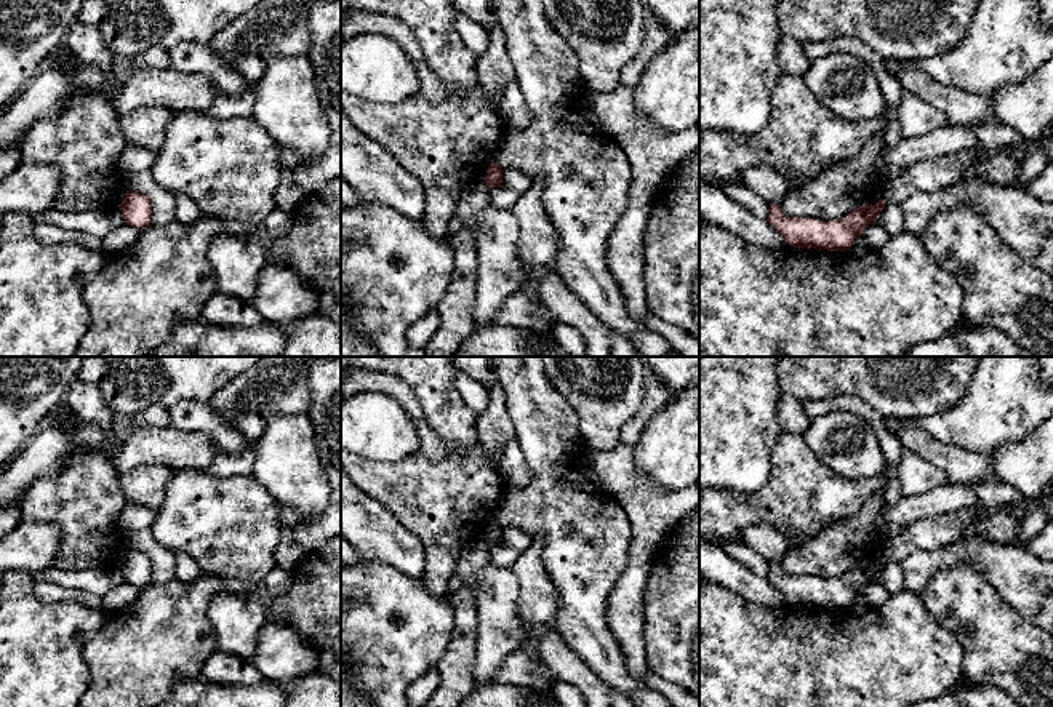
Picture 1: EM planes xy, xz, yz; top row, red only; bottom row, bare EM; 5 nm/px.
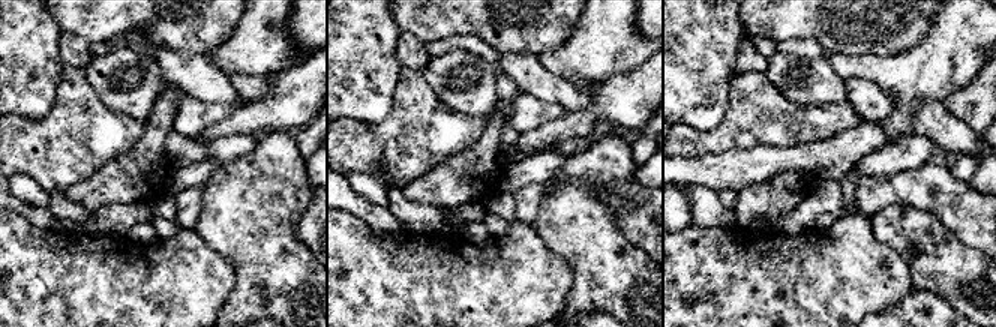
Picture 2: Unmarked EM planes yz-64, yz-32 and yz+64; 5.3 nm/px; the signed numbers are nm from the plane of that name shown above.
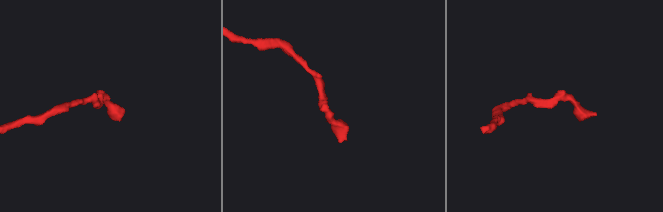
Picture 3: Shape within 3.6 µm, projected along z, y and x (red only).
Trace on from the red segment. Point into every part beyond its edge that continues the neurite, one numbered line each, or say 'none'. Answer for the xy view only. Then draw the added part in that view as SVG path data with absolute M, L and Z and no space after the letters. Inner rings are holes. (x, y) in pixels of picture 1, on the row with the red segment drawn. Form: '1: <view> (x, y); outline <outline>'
none

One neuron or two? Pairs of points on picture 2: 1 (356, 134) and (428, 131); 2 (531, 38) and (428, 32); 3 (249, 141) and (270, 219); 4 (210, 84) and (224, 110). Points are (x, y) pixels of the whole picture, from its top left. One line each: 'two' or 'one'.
1: one
2: one
3: two
4: two

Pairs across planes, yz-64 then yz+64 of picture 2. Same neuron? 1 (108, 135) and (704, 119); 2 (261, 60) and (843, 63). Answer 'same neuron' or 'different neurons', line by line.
1: different neurons
2: same neuron

